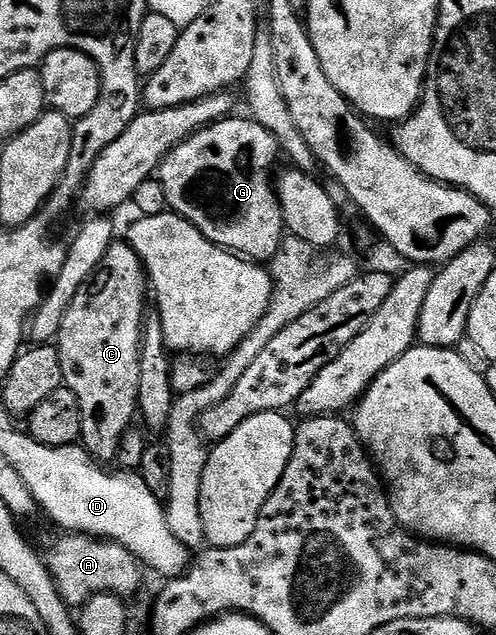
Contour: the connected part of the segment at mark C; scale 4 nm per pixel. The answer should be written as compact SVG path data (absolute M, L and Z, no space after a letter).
M113 243L102 263L92 274L90 284L81 289L72 301L58 334L58 348L63 360L64 385L80 404L80 435L82 445L100 463L115 462L120 456L120 444L133 428L138 417L140 396L140 349L144 344L144 304L150 301L150 280L135 249L127 243Z

